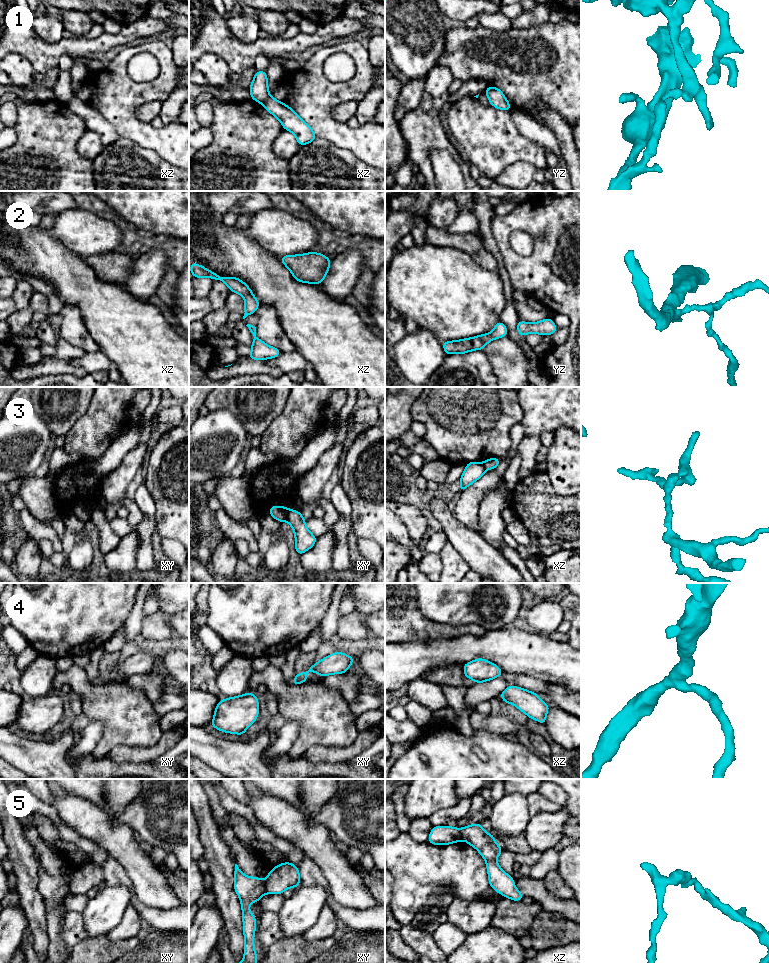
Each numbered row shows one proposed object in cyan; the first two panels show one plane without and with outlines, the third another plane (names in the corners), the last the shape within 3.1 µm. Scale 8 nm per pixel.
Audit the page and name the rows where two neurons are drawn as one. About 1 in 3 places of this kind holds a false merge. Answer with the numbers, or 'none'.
1, 3, 5

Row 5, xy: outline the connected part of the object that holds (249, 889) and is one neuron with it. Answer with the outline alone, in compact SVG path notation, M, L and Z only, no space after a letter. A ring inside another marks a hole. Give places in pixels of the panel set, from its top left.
M235 864L234 890L238 894L242 907L243 934L245 937L244 959L241 963L257 963L257 954L254 948L254 933L256 930L256 919L249 911L252 902L258 902L265 894L264 881L258 877L248 877Z

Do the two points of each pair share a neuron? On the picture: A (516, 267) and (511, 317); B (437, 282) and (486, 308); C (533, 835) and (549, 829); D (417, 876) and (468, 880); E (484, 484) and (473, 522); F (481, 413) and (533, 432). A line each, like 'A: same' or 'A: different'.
A: different
B: same
C: same
D: same
E: same
F: different

